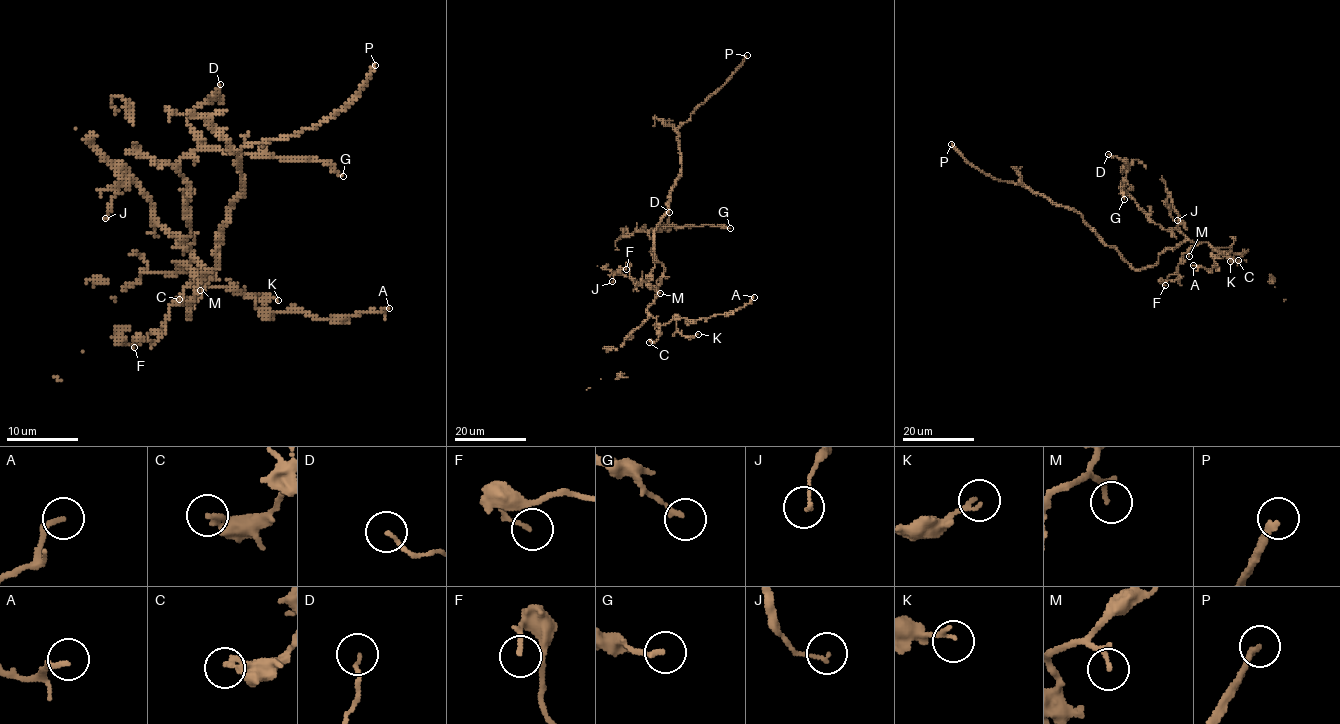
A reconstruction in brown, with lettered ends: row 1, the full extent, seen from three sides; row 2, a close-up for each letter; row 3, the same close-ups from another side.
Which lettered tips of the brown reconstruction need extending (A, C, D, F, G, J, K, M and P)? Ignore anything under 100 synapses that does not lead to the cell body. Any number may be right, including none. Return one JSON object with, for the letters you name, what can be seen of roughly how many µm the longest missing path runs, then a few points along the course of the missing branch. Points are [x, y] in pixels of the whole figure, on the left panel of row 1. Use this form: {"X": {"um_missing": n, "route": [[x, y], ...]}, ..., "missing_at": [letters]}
{"P": {"um_missing": 80}, "missing_at": ["P"]}

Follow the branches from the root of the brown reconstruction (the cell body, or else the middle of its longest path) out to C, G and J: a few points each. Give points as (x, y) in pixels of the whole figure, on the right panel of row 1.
C: (1127, 261), (1135, 269), (1152, 267), (1161, 253), (1186, 241), (1207, 242), (1215, 251), (1238, 260)
G: (1127, 261), (1135, 269), (1152, 267), (1186, 237), (1155, 225), (1123, 186), (1124, 199)
J: (1127, 261), (1135, 269), (1152, 267), (1161, 253), (1185, 240), (1169, 192), (1168, 208), (1177, 220)

